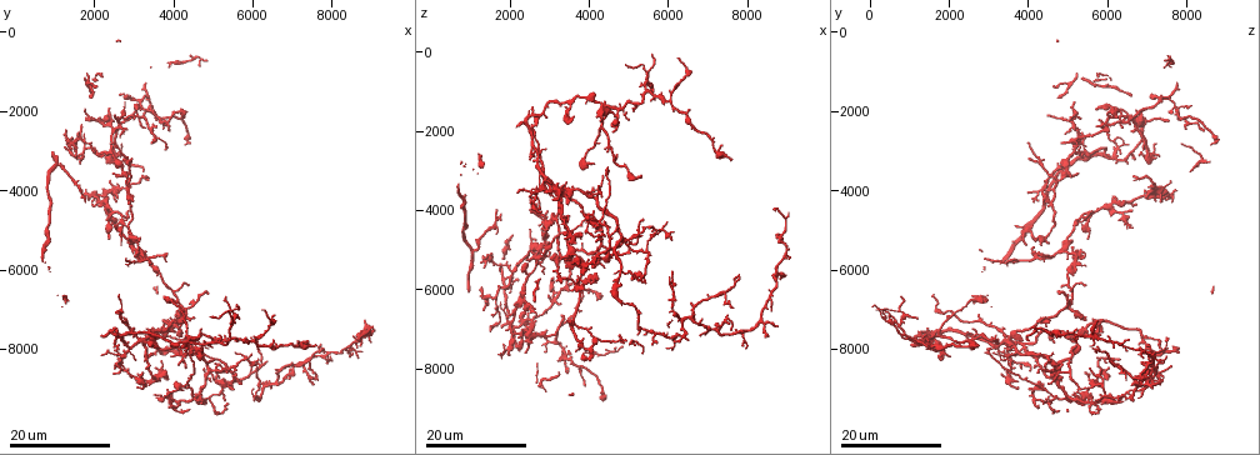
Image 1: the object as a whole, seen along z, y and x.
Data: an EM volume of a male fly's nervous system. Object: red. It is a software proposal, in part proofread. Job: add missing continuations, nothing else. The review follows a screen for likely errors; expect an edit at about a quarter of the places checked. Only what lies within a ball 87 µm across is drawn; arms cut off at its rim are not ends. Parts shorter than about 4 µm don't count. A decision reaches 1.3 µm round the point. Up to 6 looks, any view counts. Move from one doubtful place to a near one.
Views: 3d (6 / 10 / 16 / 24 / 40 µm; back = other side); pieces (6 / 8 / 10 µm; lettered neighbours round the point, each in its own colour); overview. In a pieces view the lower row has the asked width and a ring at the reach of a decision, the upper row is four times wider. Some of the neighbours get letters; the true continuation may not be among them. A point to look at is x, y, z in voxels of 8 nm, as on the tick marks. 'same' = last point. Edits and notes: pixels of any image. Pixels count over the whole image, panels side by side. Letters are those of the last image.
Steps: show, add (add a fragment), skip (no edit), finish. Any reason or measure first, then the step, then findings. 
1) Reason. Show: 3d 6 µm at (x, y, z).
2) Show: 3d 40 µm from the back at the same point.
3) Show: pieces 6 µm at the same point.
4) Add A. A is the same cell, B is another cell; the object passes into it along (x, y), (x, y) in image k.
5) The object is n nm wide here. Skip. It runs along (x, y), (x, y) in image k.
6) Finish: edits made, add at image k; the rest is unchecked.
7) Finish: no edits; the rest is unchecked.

Show: 3d 24 µm at (2800, 5700, 2900).

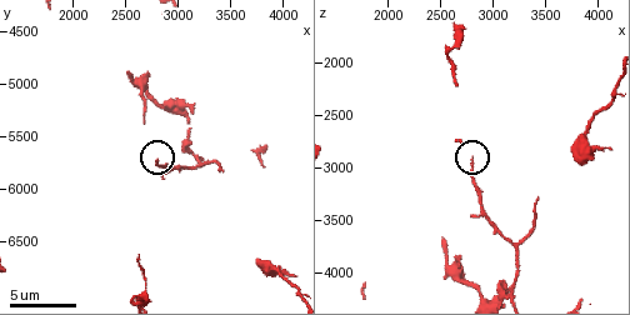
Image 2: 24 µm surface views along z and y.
What lies round it. Show: pieces 6 µm at (2820, 5720, 2880).

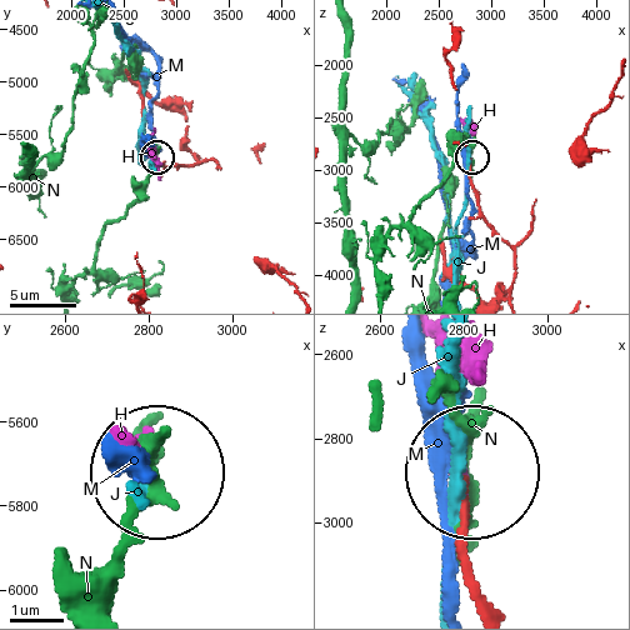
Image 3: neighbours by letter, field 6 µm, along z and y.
Add H. H is the same cell, J, M and N are other cells; it goes on there.

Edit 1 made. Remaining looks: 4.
Branch stops here. Show: 3d 16 µm at (1800, 4250, 4100).

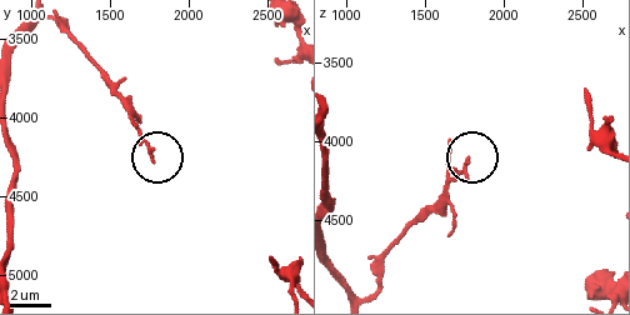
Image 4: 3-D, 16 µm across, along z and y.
Closer look. Show: 3d 10 µm at (1760, 4280, 4120).

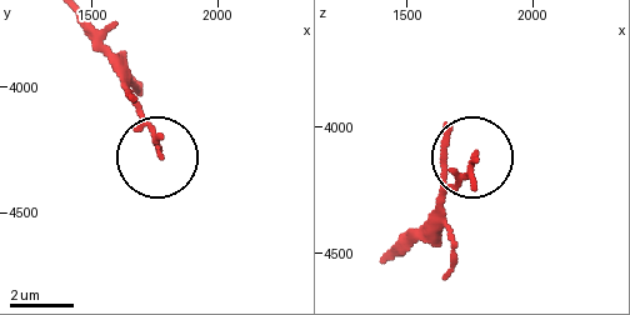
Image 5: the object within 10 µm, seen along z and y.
See the neighbours. Show: pieces 10 µm at (1780, 4270, 4130).

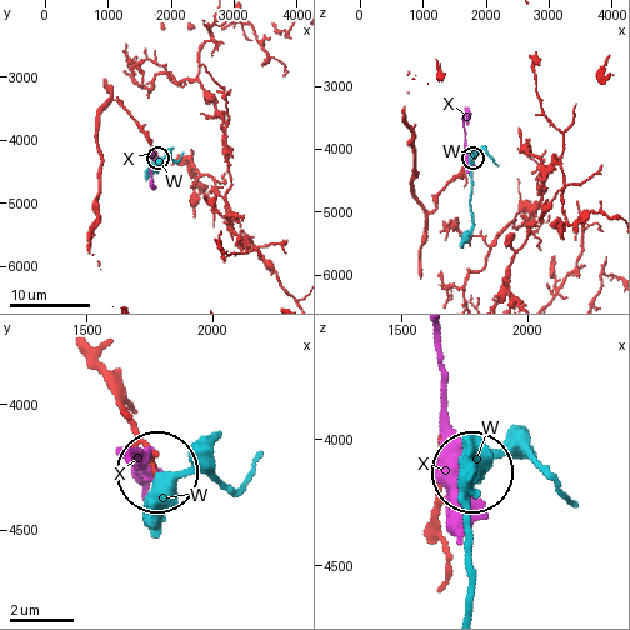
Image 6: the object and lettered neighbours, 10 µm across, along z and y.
Skip. W and X are other cells; none of them fits.

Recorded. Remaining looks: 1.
Finish: edits made, add at image 3; the rest is unchecked.

